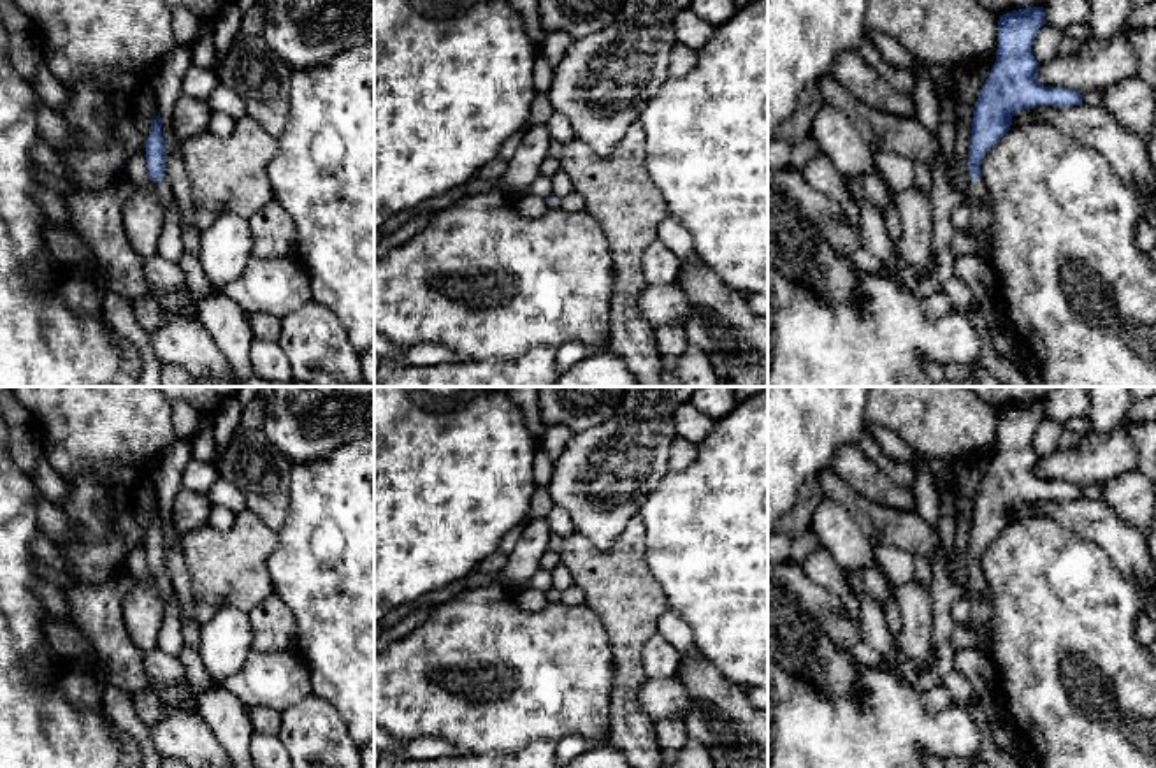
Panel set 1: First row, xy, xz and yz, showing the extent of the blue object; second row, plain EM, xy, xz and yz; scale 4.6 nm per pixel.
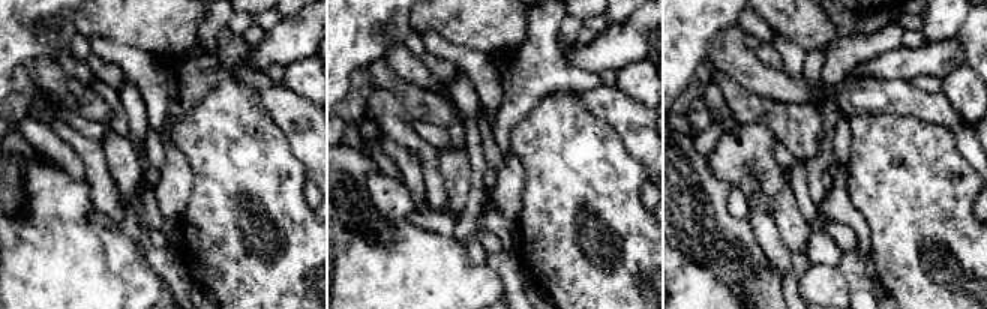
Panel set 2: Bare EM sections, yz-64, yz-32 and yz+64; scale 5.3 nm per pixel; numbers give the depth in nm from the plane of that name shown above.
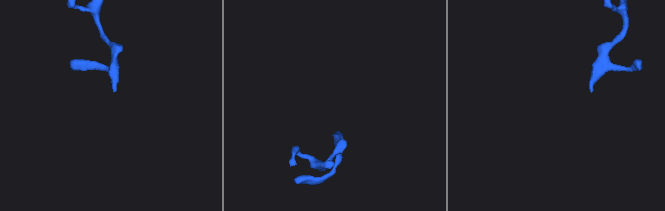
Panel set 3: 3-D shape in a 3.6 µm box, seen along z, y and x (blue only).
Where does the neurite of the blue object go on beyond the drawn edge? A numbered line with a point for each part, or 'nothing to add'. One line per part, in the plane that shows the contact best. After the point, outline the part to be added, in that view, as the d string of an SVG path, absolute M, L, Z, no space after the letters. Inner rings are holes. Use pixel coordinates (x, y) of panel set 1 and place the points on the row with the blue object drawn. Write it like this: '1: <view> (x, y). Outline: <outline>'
1: yz (977, 192). Outline: M982 178L970 181L968 183L968 197L966 197L966 200L970 204L980 204L986 199L987 199L987 190L986 190L986 185L984 185Z

